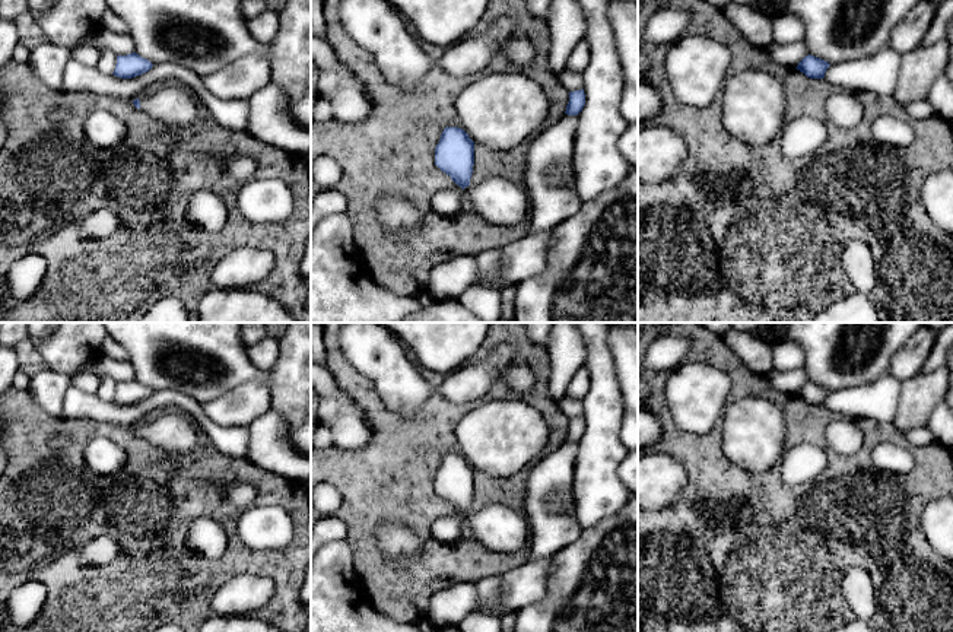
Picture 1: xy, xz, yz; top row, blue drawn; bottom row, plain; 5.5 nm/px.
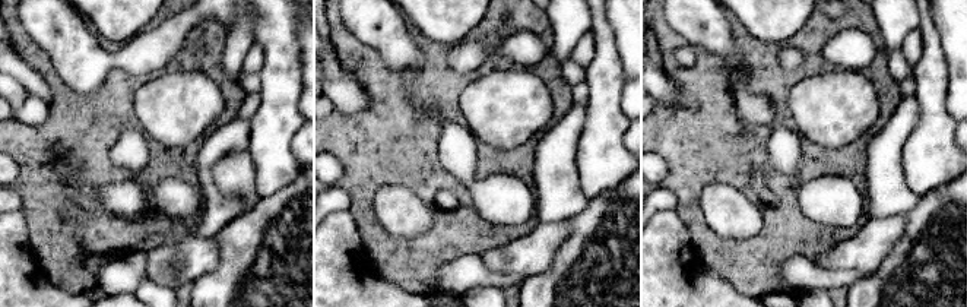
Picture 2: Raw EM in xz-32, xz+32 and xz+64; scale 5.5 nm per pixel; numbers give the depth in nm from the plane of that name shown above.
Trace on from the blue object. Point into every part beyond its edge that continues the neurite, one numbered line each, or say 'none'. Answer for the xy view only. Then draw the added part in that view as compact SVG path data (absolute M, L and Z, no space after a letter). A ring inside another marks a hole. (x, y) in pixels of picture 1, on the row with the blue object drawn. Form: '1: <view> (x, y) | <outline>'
1: xy (175, 107) | M181 85L163 86L150 96L140 96L139 101L140 109L161 127L182 130L198 118L198 99Z

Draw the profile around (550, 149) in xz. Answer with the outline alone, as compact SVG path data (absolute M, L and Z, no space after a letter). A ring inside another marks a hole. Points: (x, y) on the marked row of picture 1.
M563 114L556 124L539 131L527 149L522 184L530 200L528 234L553 229L574 216L584 201L574 185L552 187L547 182L552 171L572 161L576 127L578 115Z

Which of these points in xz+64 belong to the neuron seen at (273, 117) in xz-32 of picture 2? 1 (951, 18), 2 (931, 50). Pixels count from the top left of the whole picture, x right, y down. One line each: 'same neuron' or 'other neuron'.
1: other neuron
2: same neuron

